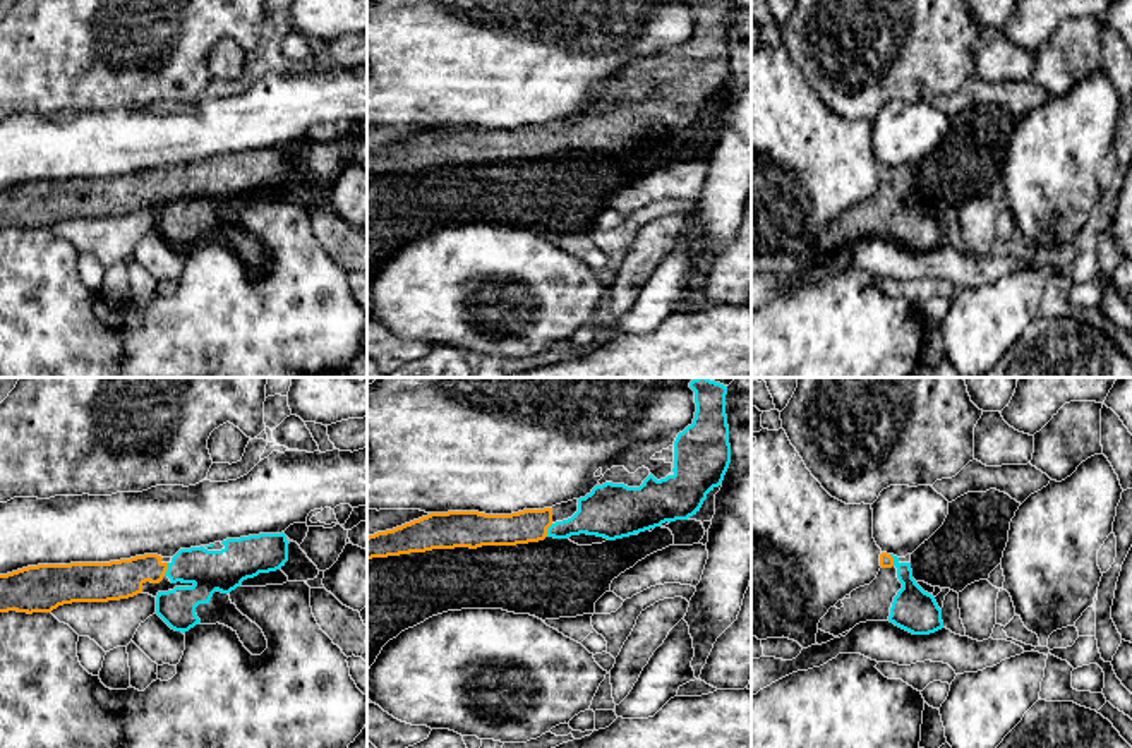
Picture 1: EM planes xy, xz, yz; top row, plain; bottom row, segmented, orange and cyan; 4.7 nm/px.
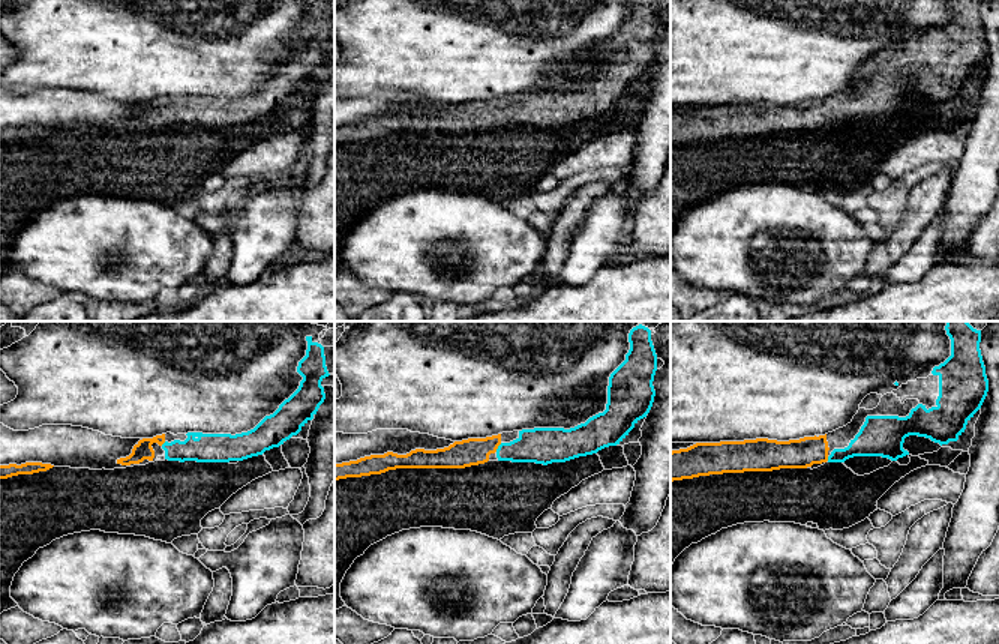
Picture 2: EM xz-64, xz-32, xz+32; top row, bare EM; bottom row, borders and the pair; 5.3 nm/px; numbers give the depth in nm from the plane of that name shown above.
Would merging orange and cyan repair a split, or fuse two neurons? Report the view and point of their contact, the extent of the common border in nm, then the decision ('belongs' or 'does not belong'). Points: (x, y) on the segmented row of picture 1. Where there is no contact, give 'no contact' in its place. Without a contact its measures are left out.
xy (167, 568) | 70 nm | belongs

